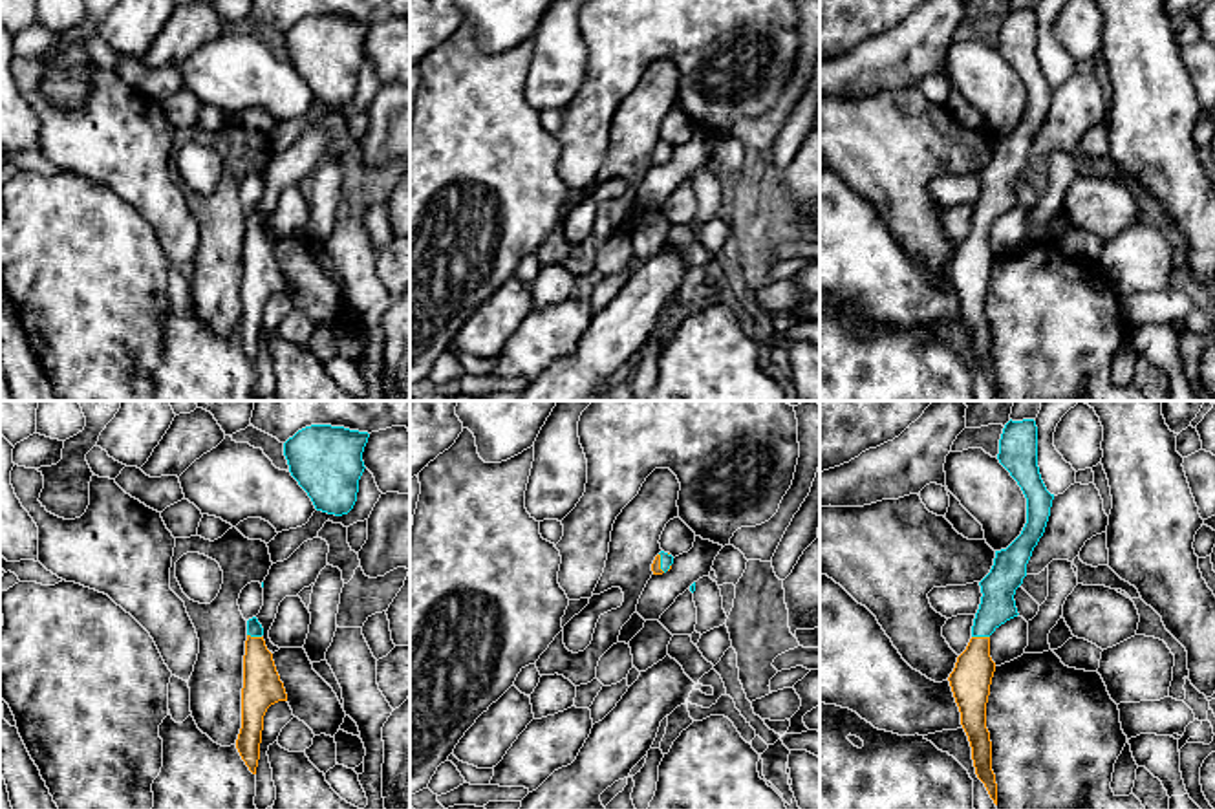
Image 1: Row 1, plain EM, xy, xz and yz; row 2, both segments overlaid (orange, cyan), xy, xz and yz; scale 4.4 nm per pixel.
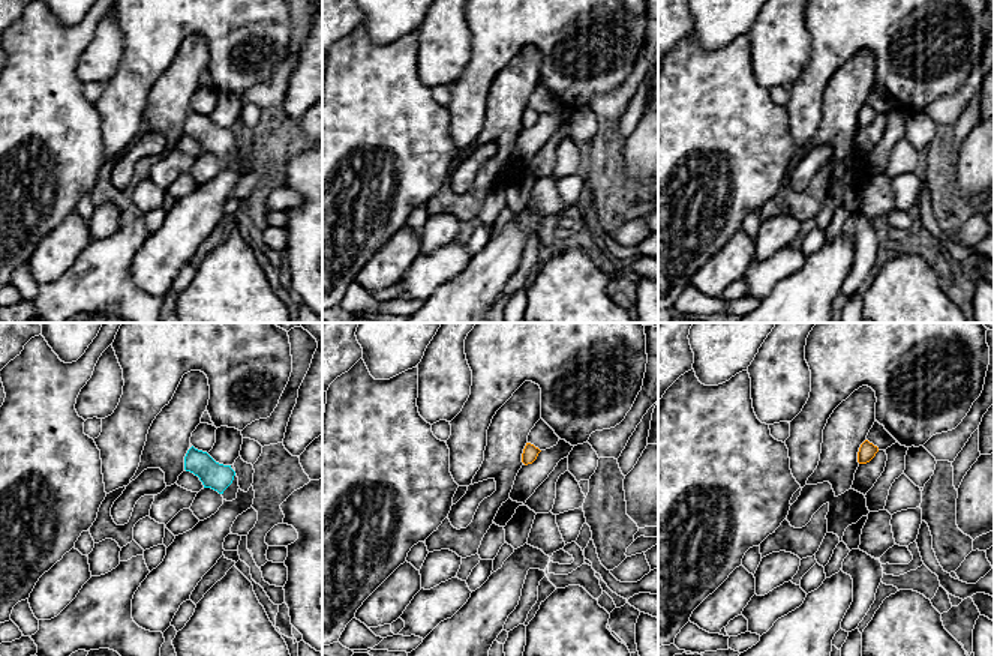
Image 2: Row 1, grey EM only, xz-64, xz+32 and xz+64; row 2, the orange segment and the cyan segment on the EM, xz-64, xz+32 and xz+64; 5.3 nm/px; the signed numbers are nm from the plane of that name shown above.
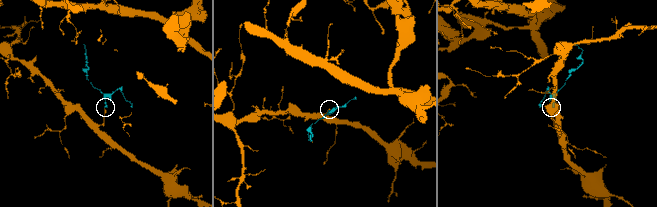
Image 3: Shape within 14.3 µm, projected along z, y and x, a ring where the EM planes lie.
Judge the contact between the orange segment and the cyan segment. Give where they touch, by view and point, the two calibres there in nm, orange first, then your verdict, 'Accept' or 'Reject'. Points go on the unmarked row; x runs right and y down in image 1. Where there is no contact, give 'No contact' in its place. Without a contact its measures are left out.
Touches orange at yz (981, 227). Thickness 180 nm (orange) against 150 nm. Accept

